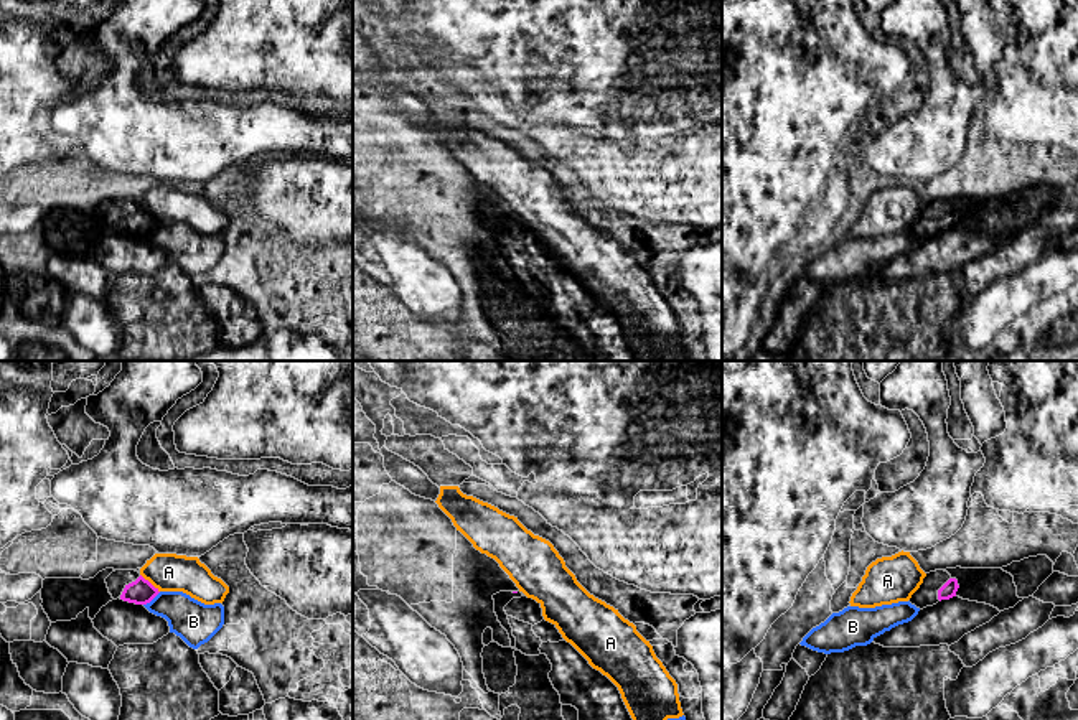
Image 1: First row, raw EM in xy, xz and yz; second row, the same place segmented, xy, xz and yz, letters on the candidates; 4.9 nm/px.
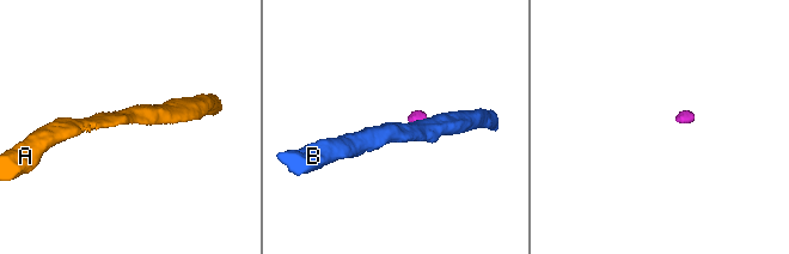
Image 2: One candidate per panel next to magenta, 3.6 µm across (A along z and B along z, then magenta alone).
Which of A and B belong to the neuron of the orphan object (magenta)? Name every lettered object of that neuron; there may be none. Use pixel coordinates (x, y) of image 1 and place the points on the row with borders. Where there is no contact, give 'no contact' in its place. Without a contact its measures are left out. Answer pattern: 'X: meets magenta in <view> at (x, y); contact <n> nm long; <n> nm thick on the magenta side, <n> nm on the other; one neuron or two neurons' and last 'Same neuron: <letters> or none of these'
A: meets magenta in xy at (150, 584); contact 130 nm long; 130 nm thick on the magenta side, 190 nm on the other; two neurons
B: meets magenta in xy at (152, 598); contact 110 nm long; 130 nm thick on the magenta side, 200 nm on the other; two neurons
Same neuron: none of these

